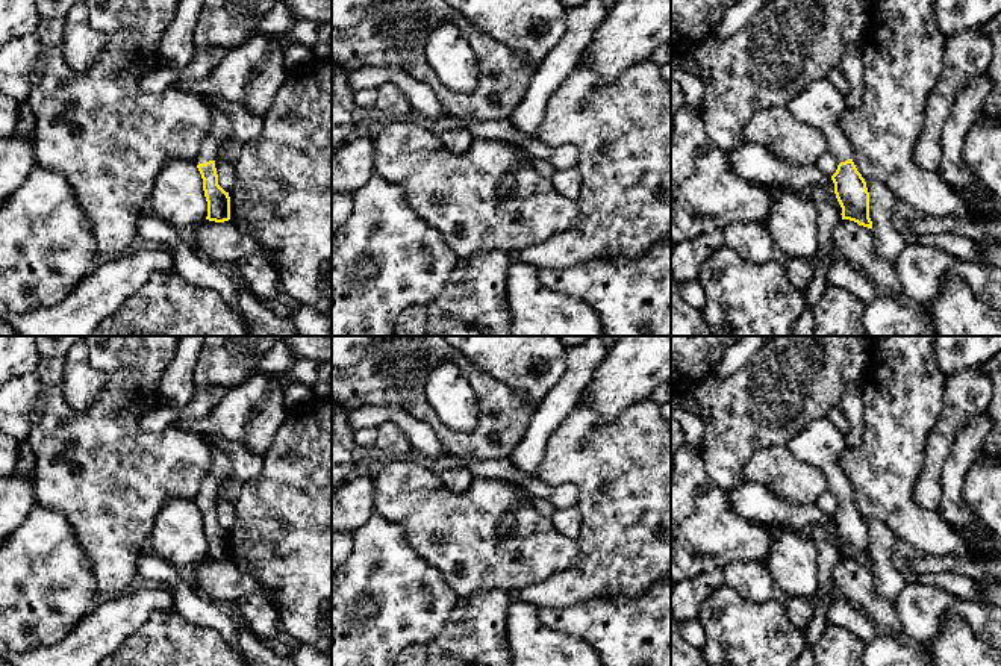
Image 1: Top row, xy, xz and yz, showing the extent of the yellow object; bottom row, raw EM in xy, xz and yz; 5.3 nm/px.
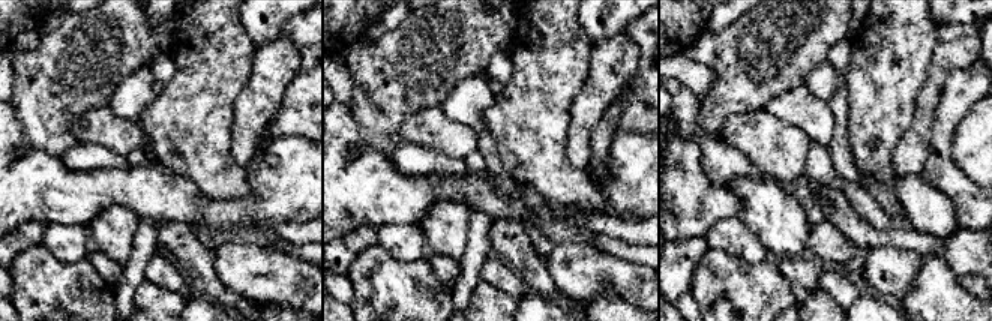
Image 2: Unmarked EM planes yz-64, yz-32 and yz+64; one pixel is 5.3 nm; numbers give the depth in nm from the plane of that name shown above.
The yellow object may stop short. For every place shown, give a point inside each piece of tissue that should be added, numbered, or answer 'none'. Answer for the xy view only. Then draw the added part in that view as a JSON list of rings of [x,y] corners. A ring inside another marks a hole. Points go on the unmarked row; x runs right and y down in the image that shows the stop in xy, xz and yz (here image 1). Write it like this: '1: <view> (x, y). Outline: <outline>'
1: xy (220, 468). Outline: [[[201,434],[204,443],[207,445],[212,456],[212,466],[207,471],[206,477],[201,481],[200,492],[195,496],[195,503],[206,503],[209,500],[215,500],[218,495],[220,481],[230,471],[230,459],[229,456],[215,443],[212,436]]]

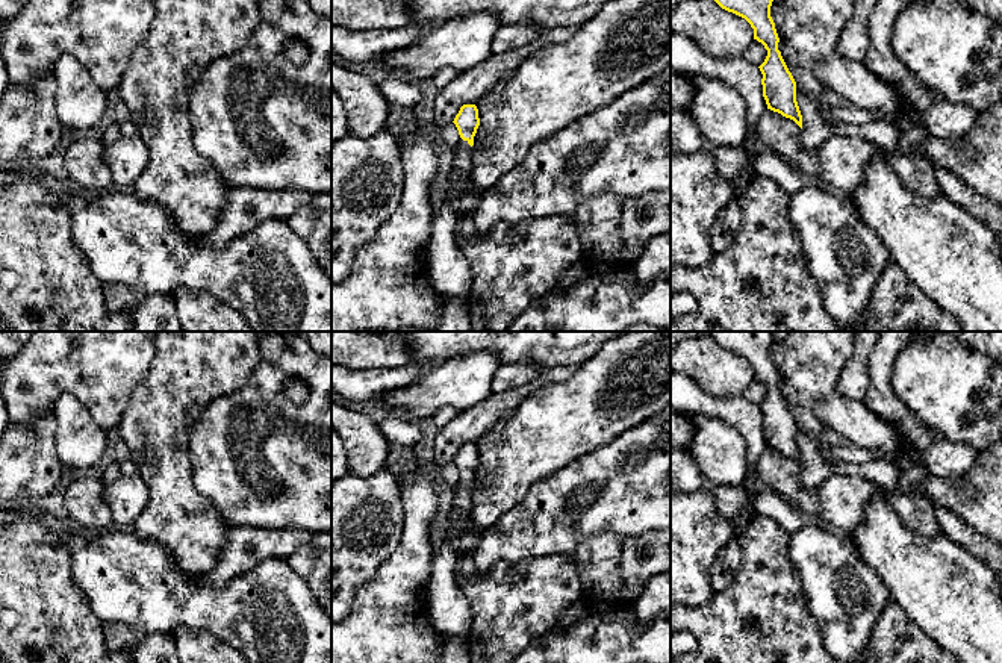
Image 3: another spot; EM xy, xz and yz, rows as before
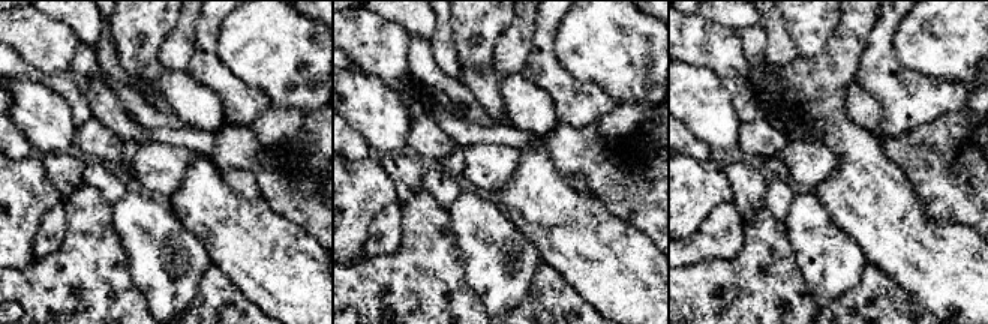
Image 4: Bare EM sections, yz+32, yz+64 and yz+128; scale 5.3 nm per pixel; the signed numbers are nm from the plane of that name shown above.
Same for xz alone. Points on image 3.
1: xz (462, 503). Outline: [[[462,478],[459,483],[459,487],[460,487],[460,490],[454,495],[454,501],[451,504],[451,507],[456,510],[457,524],[454,527],[450,527],[448,524],[445,524],[447,540],[451,543],[451,546],[456,552],[459,549],[459,542],[460,542],[460,536],[462,536],[465,522],[472,518],[472,515],[471,515],[472,486],[468,483],[468,480]]]

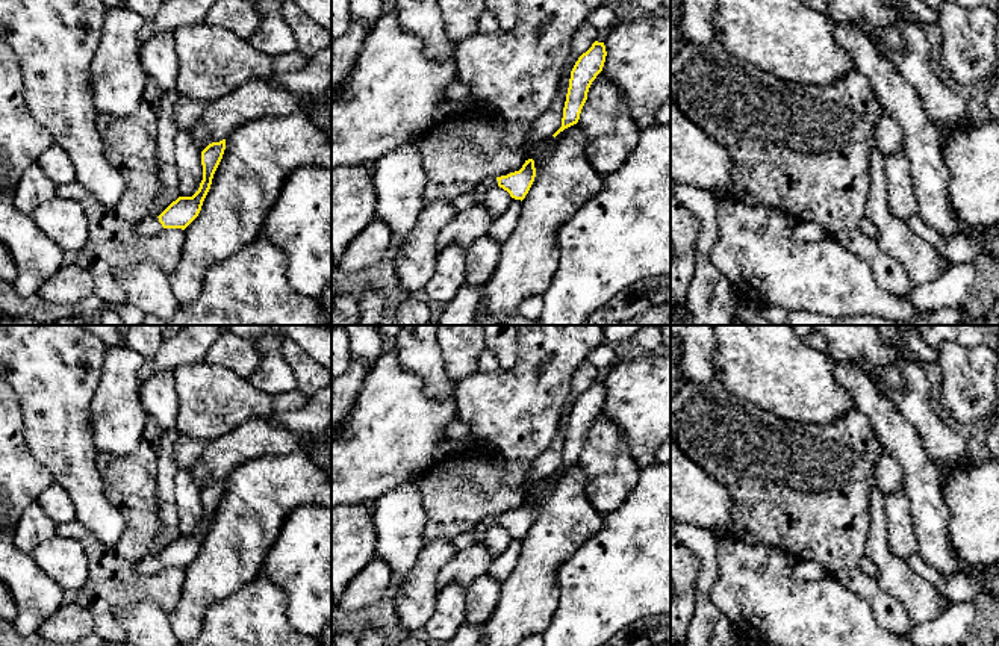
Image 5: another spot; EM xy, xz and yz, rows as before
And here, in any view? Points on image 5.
1: xy (150, 565). Outline: [[[150,555],[144,558],[138,566],[136,570],[142,575],[153,575],[163,569],[162,563],[159,561],[157,555]]]

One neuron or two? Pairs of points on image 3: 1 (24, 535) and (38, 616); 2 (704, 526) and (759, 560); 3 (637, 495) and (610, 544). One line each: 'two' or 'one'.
1: one
2: two
3: two

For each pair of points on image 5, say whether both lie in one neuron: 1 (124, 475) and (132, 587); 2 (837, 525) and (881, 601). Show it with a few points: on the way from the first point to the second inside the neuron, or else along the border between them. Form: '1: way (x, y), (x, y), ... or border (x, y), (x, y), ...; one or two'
1: way (135, 503), (135, 543), (129, 551), (129, 560); one
2: way (839, 545), (843, 565), (862, 583); one

